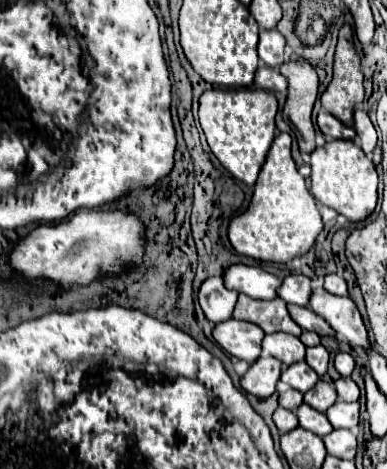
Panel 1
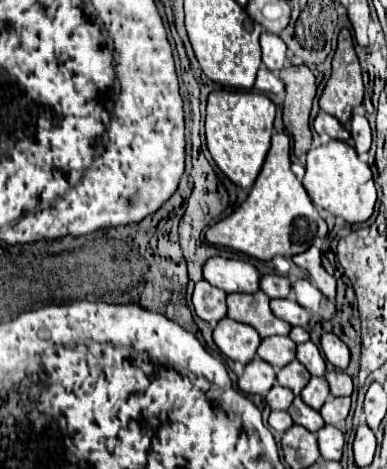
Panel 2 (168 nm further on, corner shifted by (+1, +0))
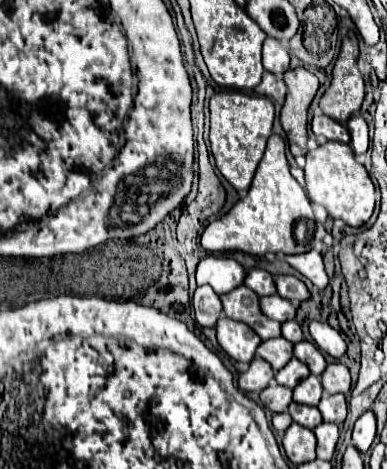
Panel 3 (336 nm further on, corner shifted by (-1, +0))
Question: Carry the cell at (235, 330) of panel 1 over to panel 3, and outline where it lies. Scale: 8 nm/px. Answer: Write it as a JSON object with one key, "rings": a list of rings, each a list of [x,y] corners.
{"rings":[[[220,317],[216,323],[220,347],[236,361],[250,363],[254,359],[260,337],[246,325],[228,317]]]}

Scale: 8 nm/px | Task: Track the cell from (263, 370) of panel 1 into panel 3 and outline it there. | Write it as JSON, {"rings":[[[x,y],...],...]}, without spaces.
{"rings":[[[256,357],[256,359],[250,363],[250,369],[240,375],[238,385],[240,385],[242,391],[262,391],[262,389],[268,387],[268,383],[270,383],[272,379],[274,379],[272,367],[270,367],[264,359]]]}

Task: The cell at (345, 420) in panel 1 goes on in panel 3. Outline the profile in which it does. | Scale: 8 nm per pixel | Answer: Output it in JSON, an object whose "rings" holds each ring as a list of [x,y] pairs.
{"rings":[[[324,395],[318,403],[324,421],[342,423],[346,419],[346,397],[344,395]]]}

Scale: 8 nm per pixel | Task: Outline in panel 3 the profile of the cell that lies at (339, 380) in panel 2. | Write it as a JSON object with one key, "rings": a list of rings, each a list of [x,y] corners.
{"rings":[[[328,363],[322,373],[322,387],[326,393],[348,393],[350,391],[350,371],[344,363]]]}

